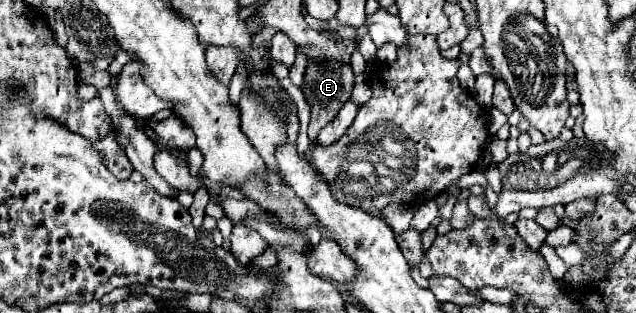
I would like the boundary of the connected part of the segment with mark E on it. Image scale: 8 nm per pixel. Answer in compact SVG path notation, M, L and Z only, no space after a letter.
M309 63L305 71L303 95L311 105L311 123L309 139L315 141L319 131L335 119L339 109L347 103L353 89L355 75L351 65L327 63L327 67L315 67Z

